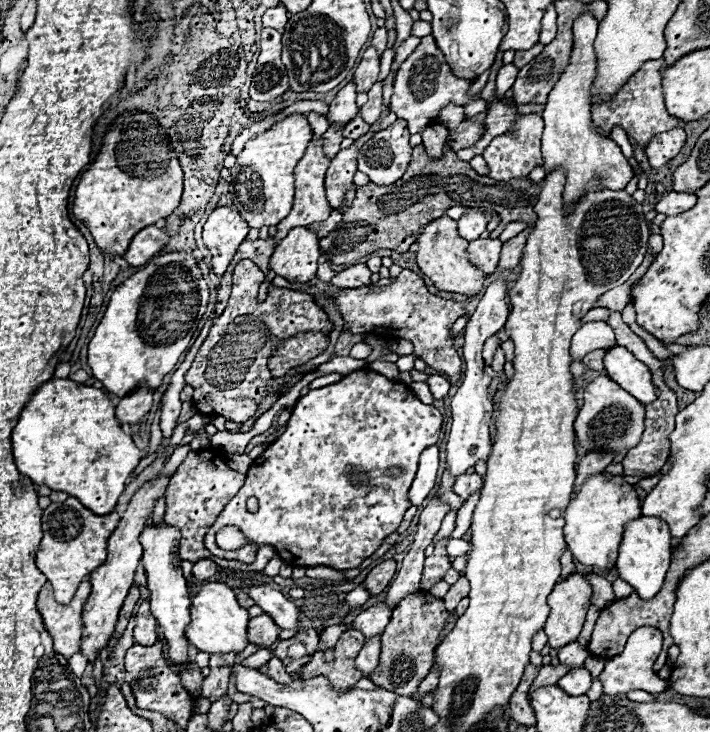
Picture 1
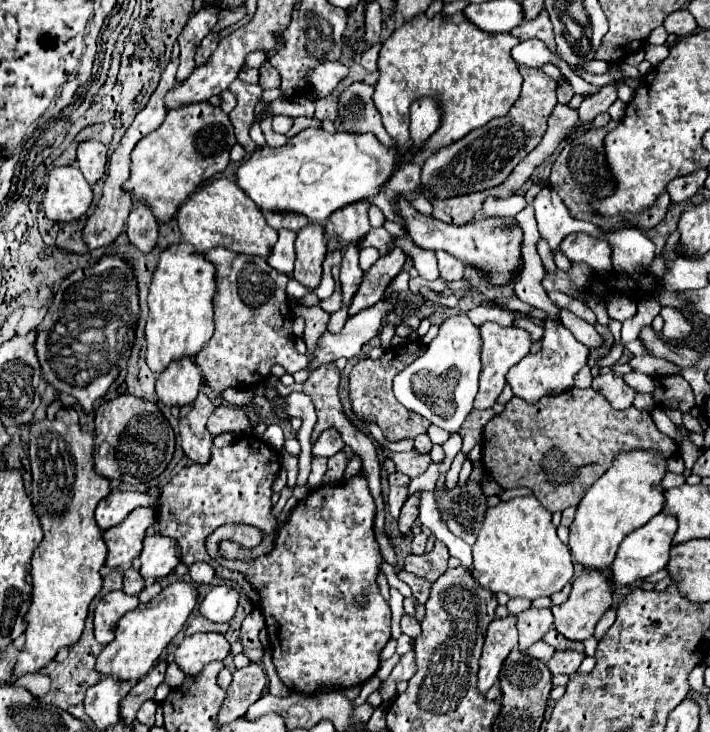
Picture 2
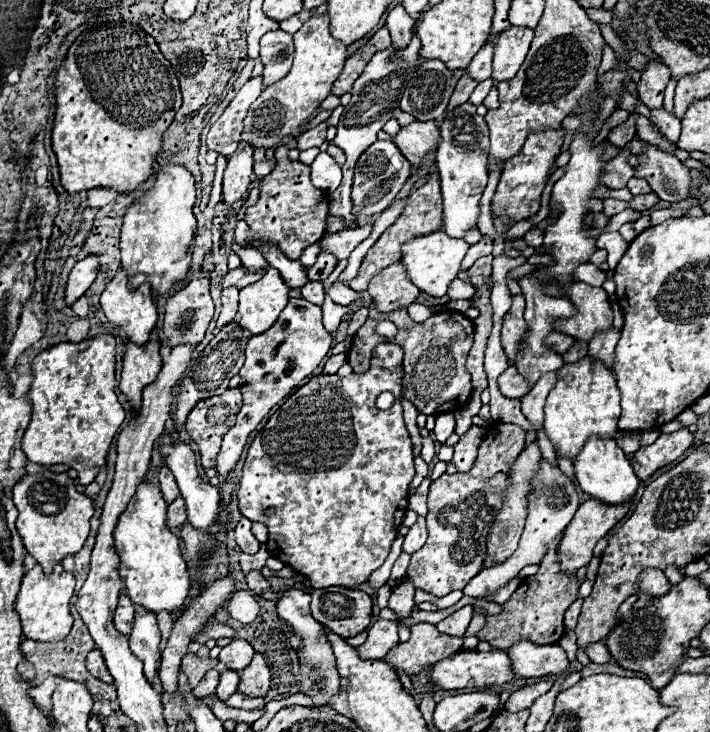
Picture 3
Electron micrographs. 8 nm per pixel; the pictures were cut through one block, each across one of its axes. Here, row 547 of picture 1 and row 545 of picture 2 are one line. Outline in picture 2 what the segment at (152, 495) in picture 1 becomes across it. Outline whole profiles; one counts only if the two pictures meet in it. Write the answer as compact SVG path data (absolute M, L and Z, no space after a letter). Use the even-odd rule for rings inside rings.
M134 508L118 526L104 532L104 542L108 546L106 566L116 568L138 558L146 530L154 524L154 508Z

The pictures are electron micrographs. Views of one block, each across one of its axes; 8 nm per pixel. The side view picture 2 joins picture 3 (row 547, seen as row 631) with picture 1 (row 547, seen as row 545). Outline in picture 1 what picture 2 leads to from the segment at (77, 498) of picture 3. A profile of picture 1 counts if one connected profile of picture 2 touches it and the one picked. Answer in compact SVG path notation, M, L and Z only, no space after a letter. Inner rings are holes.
M76 498L66 502L52 502L42 516L44 538L36 554L36 566L46 574L54 588L54 598L60 604L68 604L78 584L106 560L106 540L114 532L120 516L116 512L108 516L96 516L88 512Z

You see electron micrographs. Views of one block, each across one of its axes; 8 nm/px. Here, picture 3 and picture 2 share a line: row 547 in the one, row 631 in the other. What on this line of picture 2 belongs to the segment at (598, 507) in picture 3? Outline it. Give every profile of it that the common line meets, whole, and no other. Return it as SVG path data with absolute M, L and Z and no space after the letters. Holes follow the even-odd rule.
M584 570L582 576L574 580L568 600L560 606L552 606L554 628L568 640L588 640L594 636L596 624L606 614L606 610L610 610L610 606L612 606L612 590L608 580L598 570Z

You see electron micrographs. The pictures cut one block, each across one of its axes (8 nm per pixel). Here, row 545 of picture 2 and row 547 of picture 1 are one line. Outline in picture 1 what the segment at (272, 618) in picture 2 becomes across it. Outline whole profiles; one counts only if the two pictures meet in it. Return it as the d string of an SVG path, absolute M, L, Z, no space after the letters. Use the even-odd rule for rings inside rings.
M350 372L336 384L310 390L296 402L286 432L250 466L246 484L226 504L208 530L204 538L206 548L218 558L252 562L258 546L270 544L290 566L330 566L336 570L358 568L382 540L400 526L404 512L410 508L408 488L416 476L420 452L438 442L442 420L440 410L420 402L410 386L392 382L376 372ZM390 468L398 468L398 474L386 474ZM250 496L256 496L260 502L260 508L254 514L246 508ZM224 526L240 528L250 544L236 550L218 548L214 536Z

